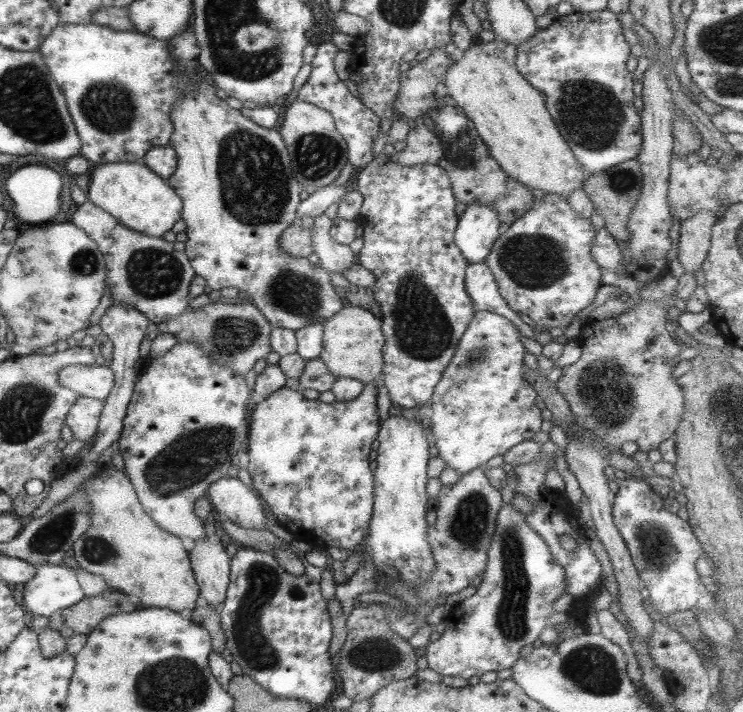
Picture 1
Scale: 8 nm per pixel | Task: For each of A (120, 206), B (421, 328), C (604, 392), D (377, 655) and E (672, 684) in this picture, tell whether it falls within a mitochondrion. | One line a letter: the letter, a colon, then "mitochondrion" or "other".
A: other
B: mitochondrion
C: mitochondrion
D: mitochondrion
E: other

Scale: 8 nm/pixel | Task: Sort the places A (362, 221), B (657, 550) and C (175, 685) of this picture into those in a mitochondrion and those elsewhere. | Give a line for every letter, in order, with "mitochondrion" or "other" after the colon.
A: other
B: mitochondrion
C: mitochondrion

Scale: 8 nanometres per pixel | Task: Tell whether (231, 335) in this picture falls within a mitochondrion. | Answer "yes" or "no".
yes

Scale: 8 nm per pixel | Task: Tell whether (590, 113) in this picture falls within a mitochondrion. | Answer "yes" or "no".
yes

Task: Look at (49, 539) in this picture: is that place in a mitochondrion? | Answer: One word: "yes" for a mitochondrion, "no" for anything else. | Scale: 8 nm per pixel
yes

